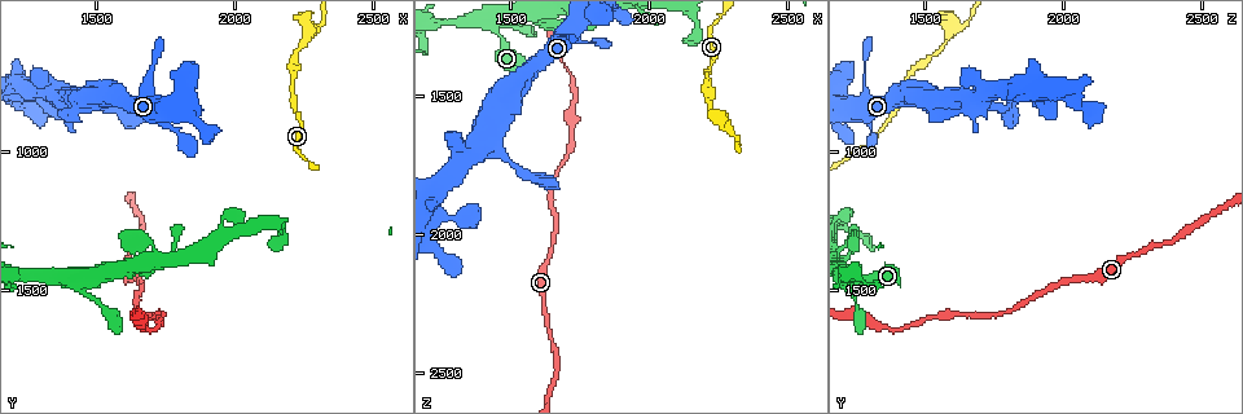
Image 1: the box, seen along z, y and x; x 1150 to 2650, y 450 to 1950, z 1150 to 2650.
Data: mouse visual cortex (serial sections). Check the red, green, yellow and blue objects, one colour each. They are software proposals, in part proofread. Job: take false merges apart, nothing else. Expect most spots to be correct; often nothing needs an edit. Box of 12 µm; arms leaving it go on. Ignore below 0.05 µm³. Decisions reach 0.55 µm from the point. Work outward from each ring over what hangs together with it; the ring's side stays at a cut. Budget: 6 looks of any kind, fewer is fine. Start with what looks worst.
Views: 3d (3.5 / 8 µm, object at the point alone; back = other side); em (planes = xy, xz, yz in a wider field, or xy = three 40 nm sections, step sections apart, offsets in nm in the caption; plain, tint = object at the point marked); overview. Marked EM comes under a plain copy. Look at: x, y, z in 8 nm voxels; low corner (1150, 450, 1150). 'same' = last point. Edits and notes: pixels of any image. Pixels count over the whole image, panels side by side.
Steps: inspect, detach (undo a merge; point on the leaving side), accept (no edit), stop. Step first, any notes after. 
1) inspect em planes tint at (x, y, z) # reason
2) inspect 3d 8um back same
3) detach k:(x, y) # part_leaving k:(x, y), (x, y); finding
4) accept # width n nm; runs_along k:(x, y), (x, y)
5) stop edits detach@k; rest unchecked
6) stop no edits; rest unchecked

inspect 3d 3.5um back at (2200, 790, 1420) # thin neck

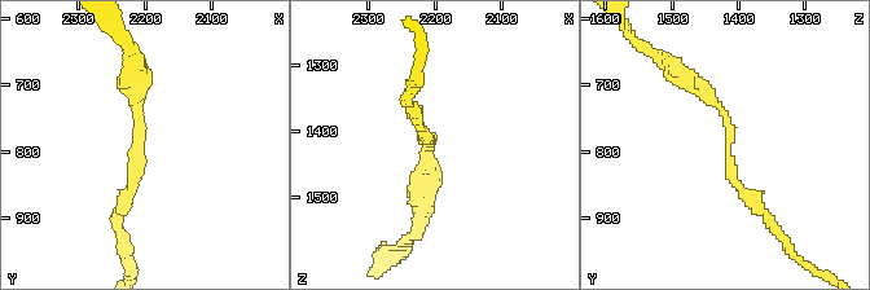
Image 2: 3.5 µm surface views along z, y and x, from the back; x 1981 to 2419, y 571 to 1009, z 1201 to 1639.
inspect em xy step 5 tint at (2210, 795, 1415) # now the EM

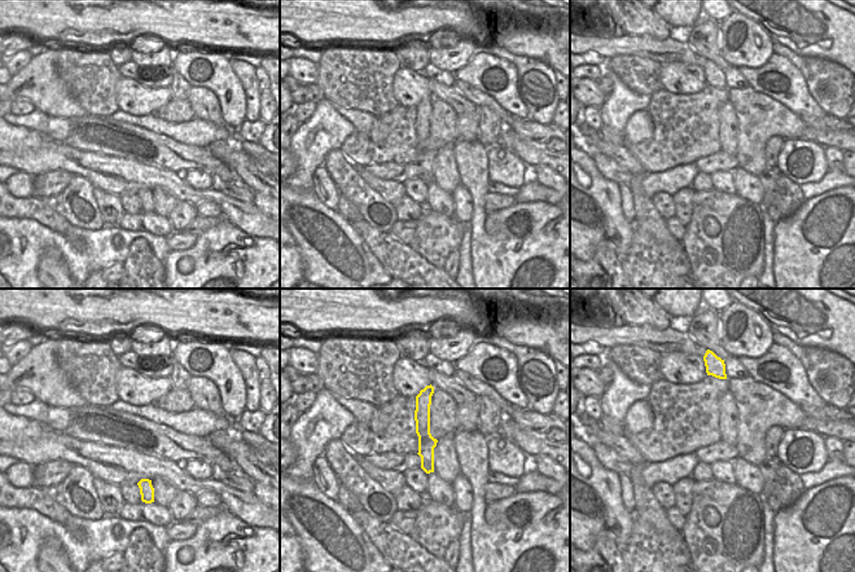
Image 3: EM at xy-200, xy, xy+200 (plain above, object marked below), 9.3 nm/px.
accept # width 170 nm; runs_along 3:(429, 388), (422, 401), (428, 469); all the same cell

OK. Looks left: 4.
inspect 3d 8um at (2280, 570, 1600) # abrupt turn

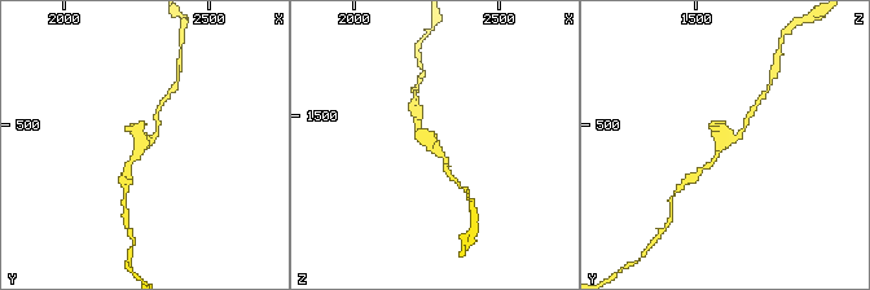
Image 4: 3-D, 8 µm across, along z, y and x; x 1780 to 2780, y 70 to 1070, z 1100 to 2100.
inspect 3d 3.5um at (2270, 560, 1600) # closer look

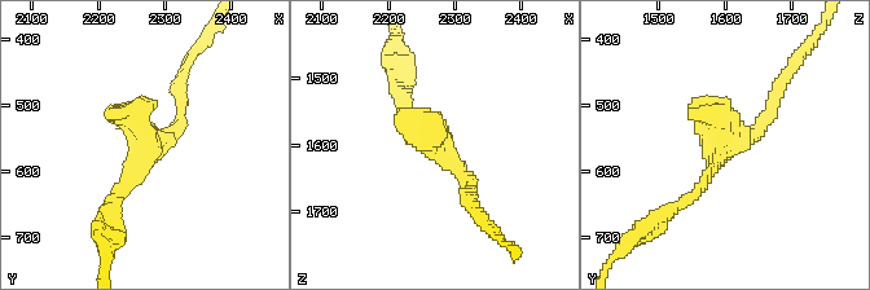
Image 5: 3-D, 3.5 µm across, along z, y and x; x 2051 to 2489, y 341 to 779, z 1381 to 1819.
inspect em planes tint at (2280, 565, 1595)

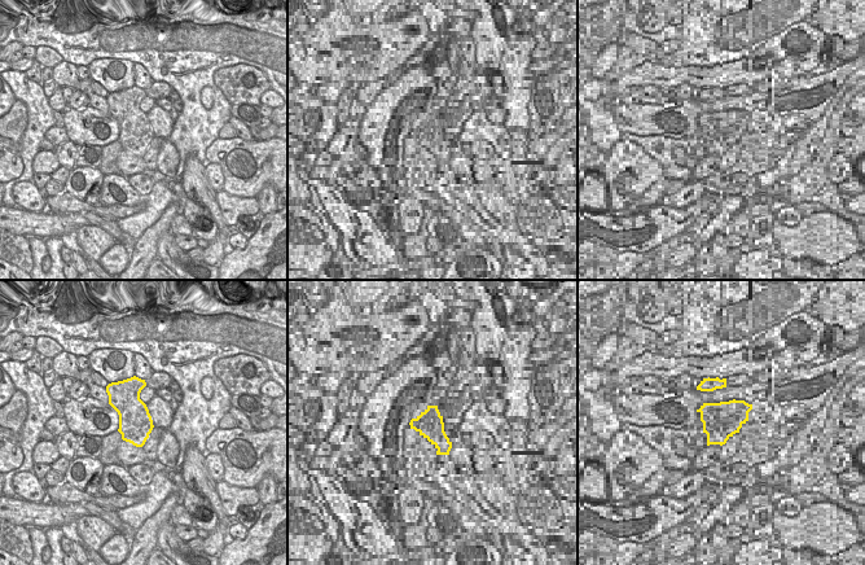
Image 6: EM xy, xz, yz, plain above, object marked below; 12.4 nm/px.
accept # runs_along 5:(111, 205), (152, 149), (108, 109); all the same cell

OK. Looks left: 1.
stop no edits; rest unchecked

